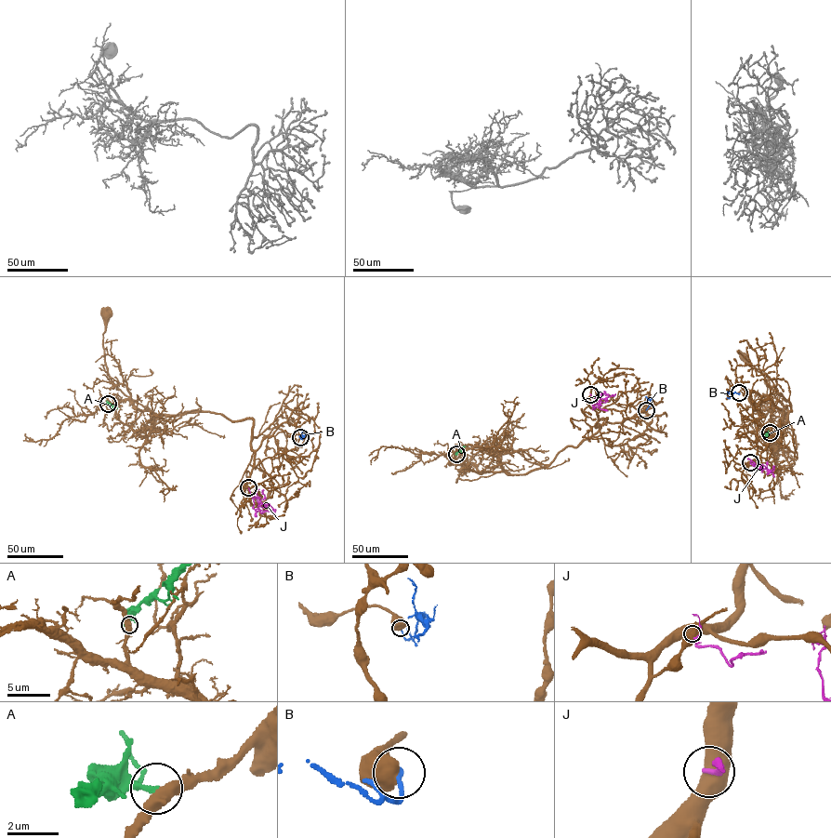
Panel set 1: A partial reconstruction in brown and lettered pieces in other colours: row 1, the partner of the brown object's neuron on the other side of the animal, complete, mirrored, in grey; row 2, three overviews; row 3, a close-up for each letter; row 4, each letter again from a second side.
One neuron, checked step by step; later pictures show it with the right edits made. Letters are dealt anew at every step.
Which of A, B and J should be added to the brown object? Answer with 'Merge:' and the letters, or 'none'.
Merge: none

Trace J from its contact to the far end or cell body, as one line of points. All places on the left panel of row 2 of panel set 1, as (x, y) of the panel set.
J: (248, 487), (250, 495), (262, 508), (266, 505), (259, 502), (265, 497), (263, 489)

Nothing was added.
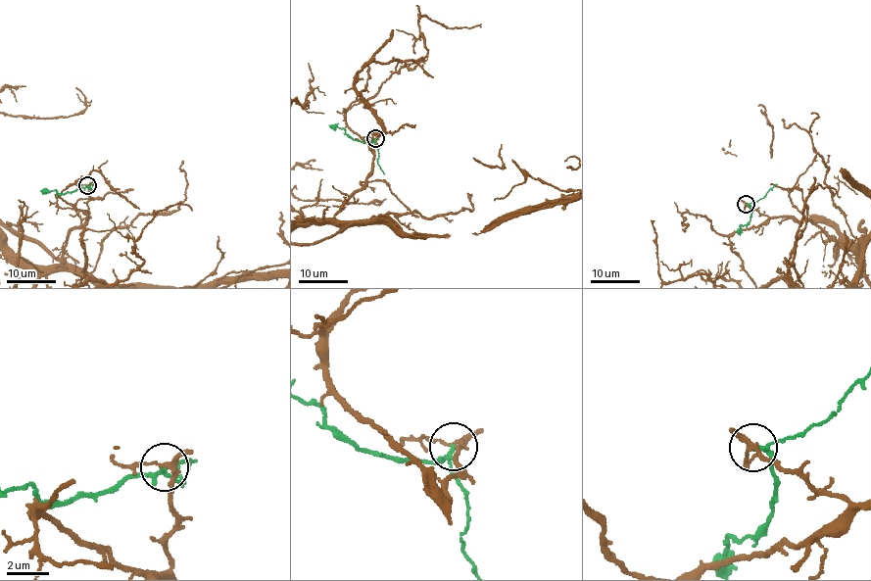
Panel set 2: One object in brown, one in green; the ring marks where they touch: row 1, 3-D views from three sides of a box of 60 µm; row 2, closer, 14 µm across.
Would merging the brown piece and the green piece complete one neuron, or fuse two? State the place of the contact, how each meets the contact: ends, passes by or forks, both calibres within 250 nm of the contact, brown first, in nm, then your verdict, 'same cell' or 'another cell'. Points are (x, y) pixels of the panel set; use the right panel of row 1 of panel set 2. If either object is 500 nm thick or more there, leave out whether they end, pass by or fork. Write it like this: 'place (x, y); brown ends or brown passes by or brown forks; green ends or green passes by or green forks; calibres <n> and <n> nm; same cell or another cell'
place (746, 204); brown forks; green forks; calibres 160 and 130 nm; another cell

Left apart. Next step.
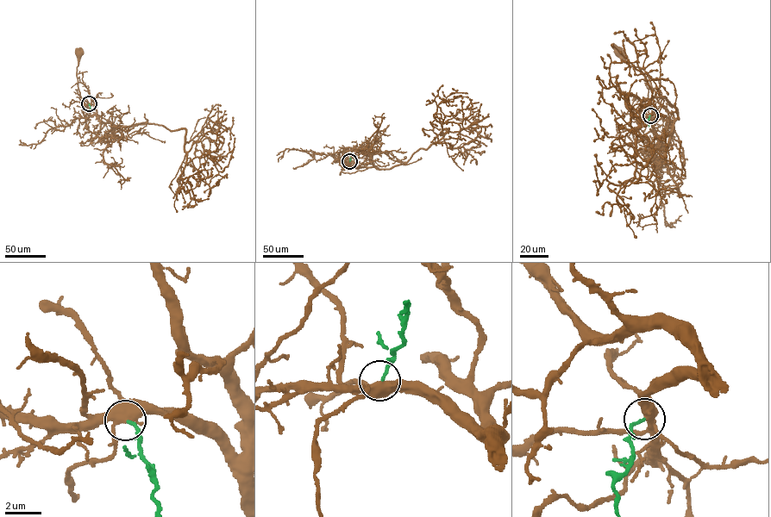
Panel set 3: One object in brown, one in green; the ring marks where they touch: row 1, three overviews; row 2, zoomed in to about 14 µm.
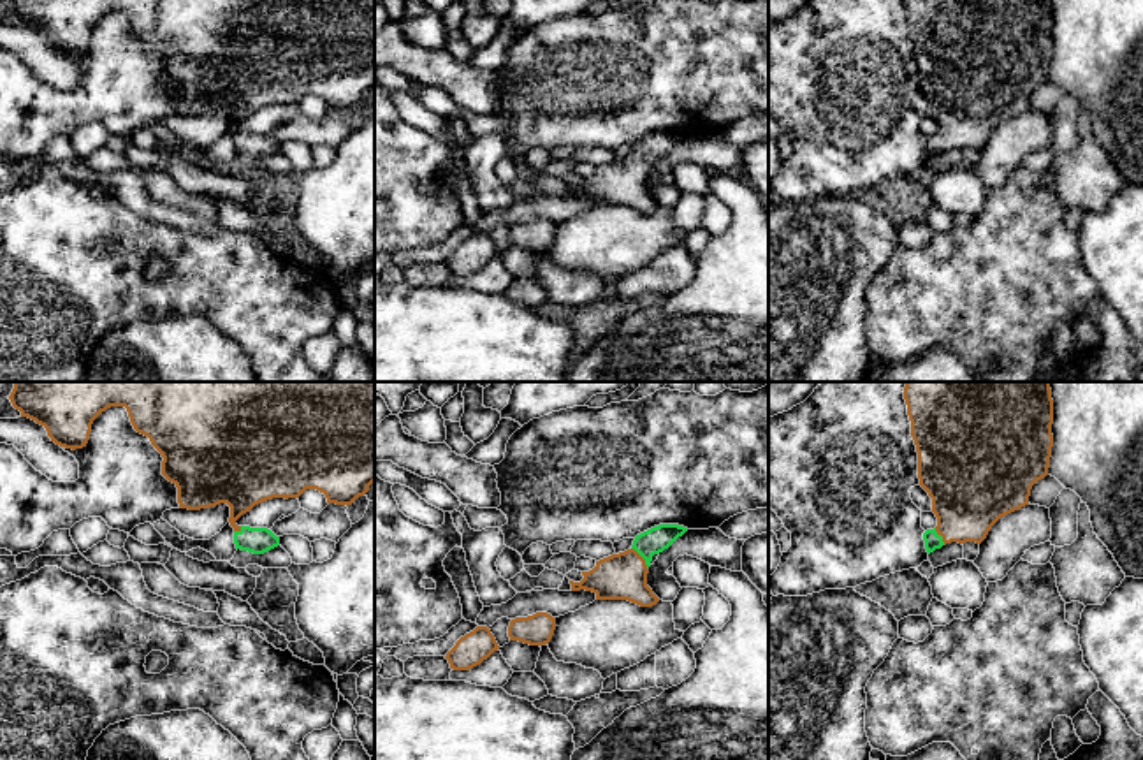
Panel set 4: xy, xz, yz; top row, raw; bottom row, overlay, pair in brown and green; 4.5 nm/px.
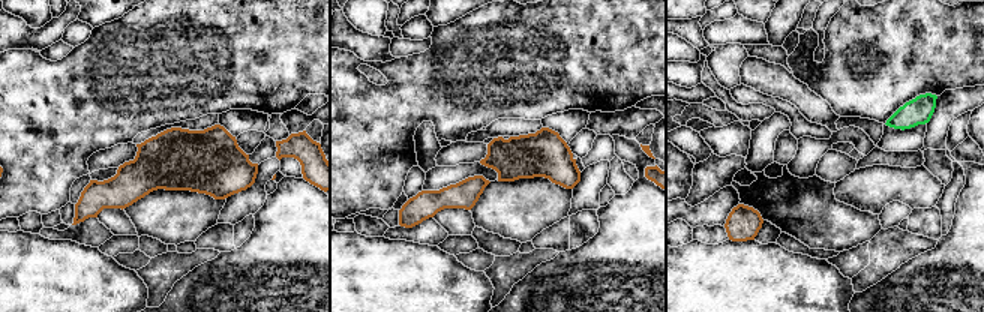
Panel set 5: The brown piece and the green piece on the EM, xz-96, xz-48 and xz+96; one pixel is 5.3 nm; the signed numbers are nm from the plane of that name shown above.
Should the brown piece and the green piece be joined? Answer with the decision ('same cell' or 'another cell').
same cell

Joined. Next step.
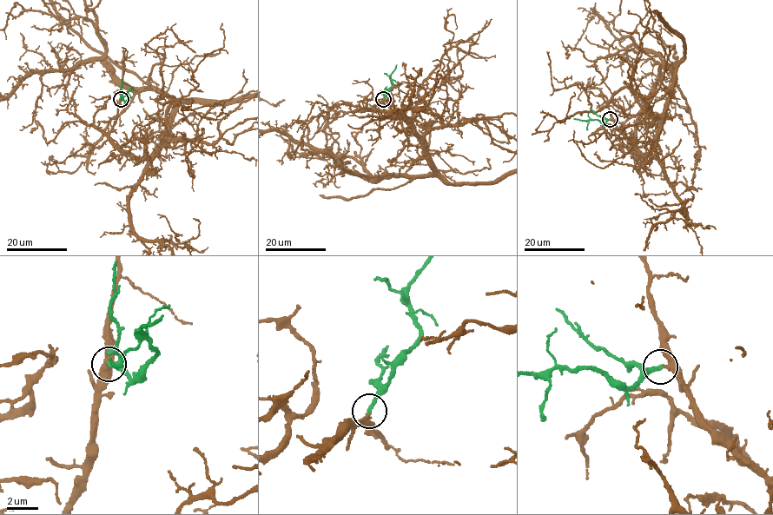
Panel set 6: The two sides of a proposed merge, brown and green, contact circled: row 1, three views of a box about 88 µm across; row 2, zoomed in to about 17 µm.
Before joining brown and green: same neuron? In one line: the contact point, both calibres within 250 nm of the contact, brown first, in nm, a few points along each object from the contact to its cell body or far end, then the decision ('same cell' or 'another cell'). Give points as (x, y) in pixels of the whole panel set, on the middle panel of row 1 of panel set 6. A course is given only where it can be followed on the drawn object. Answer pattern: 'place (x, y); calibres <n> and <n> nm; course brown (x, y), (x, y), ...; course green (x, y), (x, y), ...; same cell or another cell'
place (383, 99); calibres 360 and 300 nm; course green (382, 99), (393, 83), (391, 74), (397, 65); same cell

